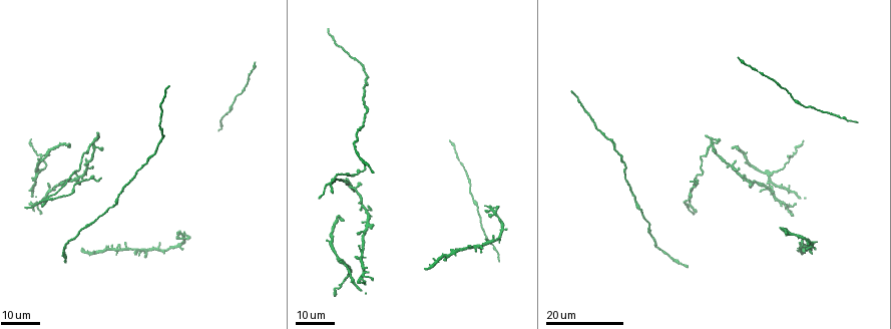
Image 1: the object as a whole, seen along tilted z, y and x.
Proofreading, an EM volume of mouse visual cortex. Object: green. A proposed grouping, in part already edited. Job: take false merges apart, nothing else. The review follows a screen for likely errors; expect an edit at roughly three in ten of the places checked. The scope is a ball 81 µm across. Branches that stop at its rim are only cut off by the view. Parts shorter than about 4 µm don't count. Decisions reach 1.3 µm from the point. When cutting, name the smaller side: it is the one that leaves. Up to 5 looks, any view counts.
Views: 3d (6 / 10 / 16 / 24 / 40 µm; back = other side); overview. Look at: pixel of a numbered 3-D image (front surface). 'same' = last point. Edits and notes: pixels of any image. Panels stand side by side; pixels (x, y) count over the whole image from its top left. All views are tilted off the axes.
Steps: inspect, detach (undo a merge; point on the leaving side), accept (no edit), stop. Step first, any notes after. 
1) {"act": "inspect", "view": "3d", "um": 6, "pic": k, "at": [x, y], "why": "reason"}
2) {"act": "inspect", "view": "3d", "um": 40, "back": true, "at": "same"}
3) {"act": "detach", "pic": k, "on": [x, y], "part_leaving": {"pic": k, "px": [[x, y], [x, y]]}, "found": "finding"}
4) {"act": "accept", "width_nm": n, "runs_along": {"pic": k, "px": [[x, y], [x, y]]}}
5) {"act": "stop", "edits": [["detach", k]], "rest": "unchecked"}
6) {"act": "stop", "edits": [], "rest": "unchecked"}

{"act": "inspect", "view": "3d", "um": 24, "pic": 1, "at": [364, 232], "why": "four arms meet"}

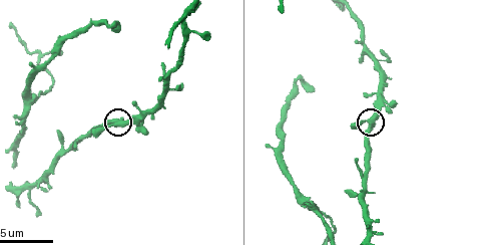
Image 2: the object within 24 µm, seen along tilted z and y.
{"act": "inspect", "view": "3d", "um": 10, "pic": 2, "at": [370, 120]}

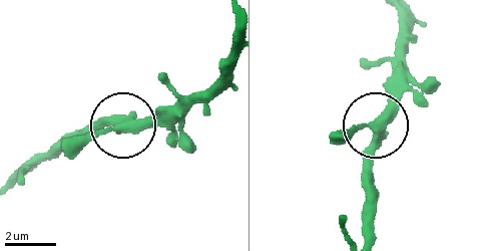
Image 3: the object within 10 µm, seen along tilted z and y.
{"act": "accept", "arms": 4, "found": "all the same neuron"}

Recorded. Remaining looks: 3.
{"act": "inspect", "view": "3d", "um": 24, "pic": 1, "at": [770, 174], "why": "small branch off a trunk"}

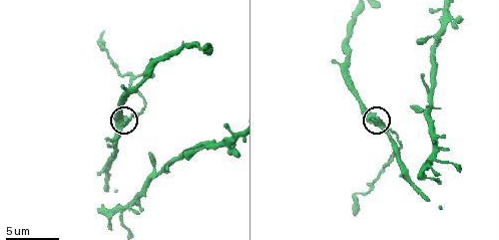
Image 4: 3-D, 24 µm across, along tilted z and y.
{"act": "inspect", "view": "3d", "um": 10, "at": "same"}

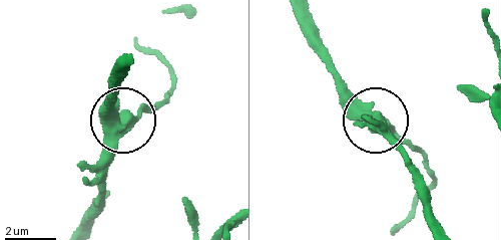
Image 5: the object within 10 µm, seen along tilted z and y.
{"act": "detach", "pic": 5, "on": [131, 116], "found": "two neurons meet here"}

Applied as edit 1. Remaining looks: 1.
{"act": "inspect", "view": "3d", "um": 16, "pic": 4, "at": [151, 173], "why": "four or more arms meet"}

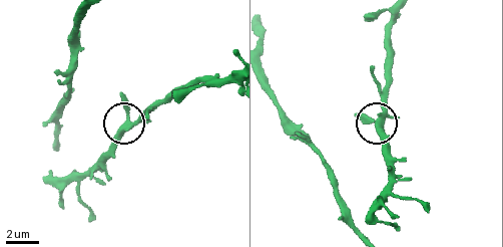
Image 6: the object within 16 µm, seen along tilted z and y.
{"act": "accept", "width_nm": 330, "found": "all the same neuron"}

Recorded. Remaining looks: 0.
{"act": "stop", "edits": [["detach", 5]], "rest": "unchecked"}

